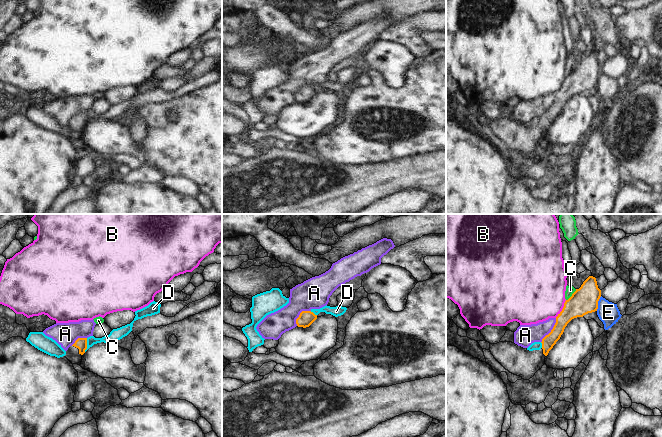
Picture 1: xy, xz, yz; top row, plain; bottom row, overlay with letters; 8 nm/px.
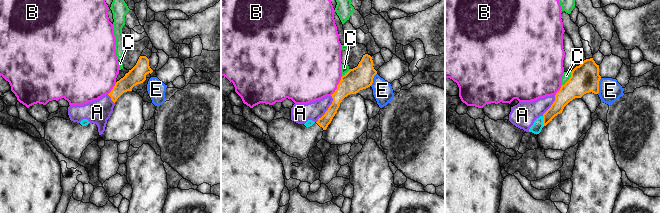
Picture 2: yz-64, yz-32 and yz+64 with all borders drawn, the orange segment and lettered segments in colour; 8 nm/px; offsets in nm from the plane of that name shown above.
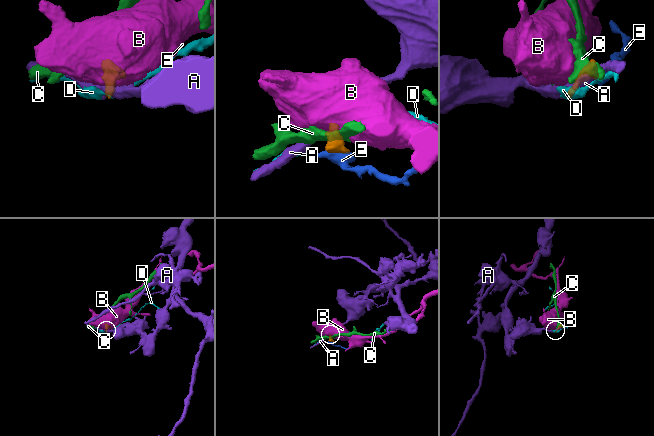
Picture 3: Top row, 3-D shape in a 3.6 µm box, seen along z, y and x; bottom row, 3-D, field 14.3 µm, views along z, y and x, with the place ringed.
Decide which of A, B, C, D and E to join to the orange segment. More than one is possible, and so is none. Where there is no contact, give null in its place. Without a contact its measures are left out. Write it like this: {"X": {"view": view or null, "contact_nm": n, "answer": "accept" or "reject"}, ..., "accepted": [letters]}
{"A": {"view": "yz", "contact_nm": 240, "answer": "reject"}, "B": {"view": "yz", "contact_nm": 170, "answer": "reject"}, "C": {"view": "yz", "contact_nm": 130, "answer": "reject"}, "D": {"view": "xy", "contact_nm": 110, "answer": "reject"}, "E": {"view": "yz", "contact_nm": 130, "answer": "reject"}, "accepted": []}

